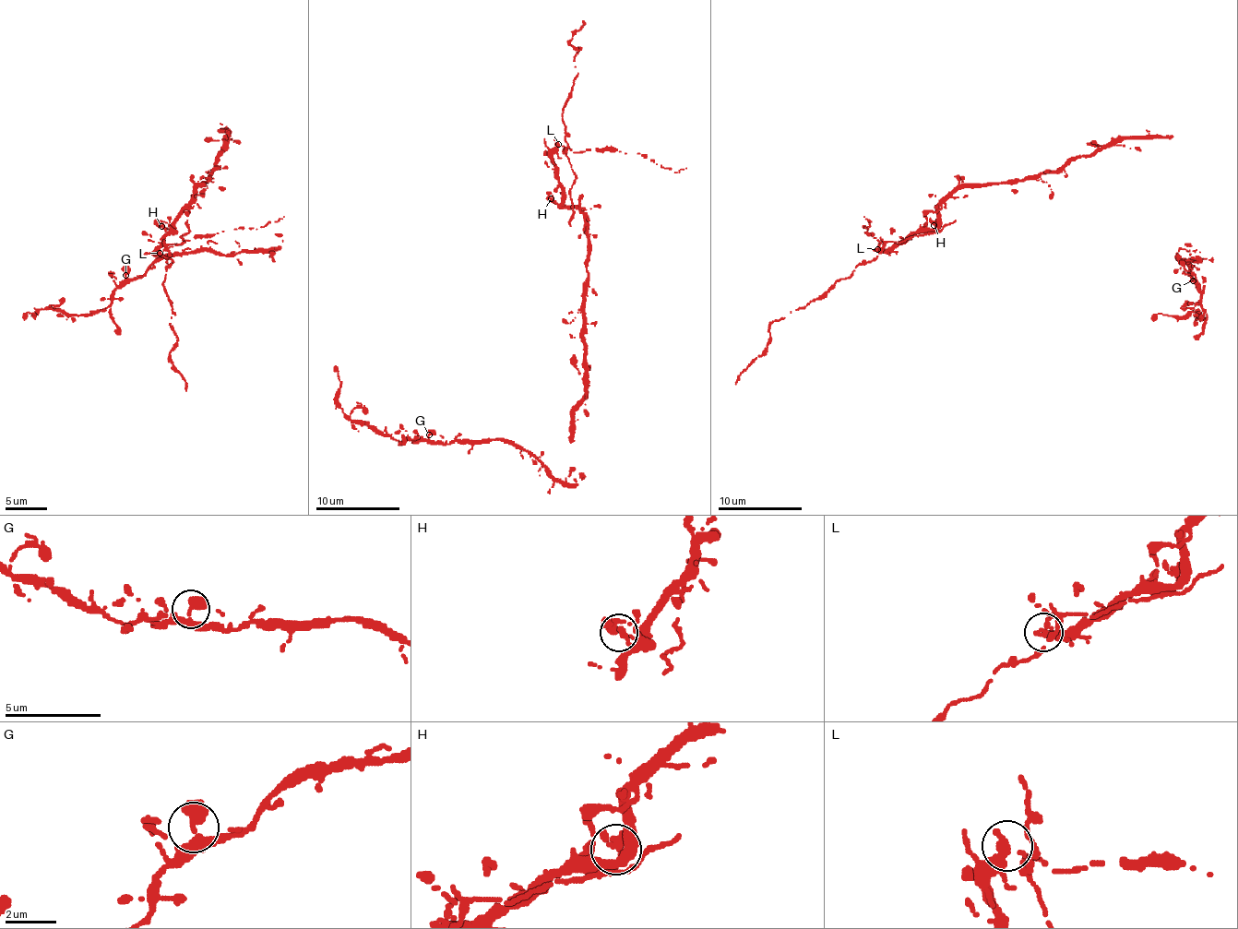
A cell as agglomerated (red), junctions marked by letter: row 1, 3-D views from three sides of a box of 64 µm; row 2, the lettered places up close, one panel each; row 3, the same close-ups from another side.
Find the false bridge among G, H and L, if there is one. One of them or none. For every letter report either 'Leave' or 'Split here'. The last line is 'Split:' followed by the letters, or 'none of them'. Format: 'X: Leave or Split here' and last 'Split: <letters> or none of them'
G: Leave
H: Leave
L: Split here
Split: L

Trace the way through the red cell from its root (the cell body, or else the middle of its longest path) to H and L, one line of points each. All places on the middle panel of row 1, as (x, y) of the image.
H: (585, 371), (581, 334), (589, 279), (586, 267), (587, 229), (582, 212), (577, 208), (562, 207), (551, 198)
L: (585, 371), (581, 334), (589, 279), (587, 229), (582, 212), (561, 204), (562, 185), (552, 155), (558, 145)

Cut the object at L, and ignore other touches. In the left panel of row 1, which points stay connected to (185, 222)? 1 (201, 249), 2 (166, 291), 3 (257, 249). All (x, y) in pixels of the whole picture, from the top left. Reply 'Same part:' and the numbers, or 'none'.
Same part: 2

